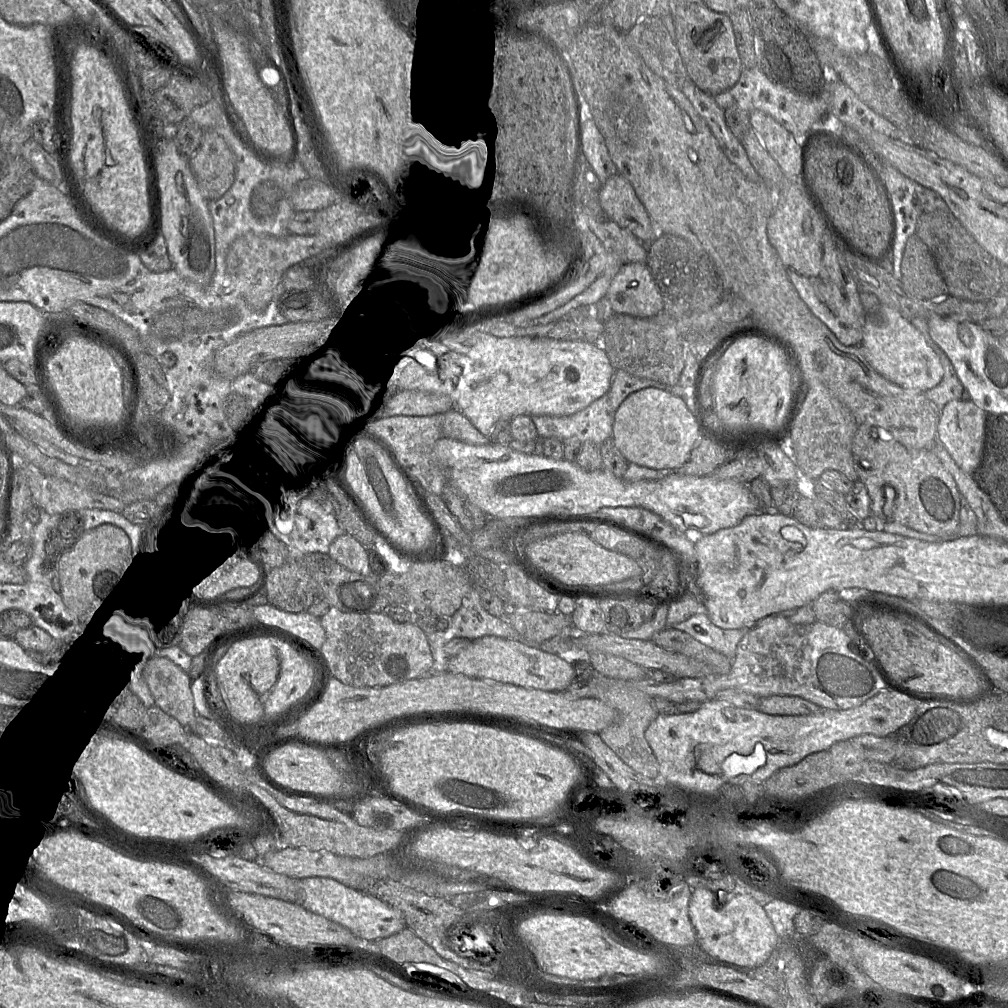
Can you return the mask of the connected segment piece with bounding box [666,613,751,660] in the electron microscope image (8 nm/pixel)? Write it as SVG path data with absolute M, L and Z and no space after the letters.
M698 613L683 622L666 628L686 632L698 642L732 660L736 653L738 643L751 627L745 627L743 629L722 629L715 626L706 613Z

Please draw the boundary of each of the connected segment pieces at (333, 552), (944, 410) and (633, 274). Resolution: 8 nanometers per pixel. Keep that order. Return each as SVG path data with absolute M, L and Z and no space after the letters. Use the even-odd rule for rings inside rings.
M342 533L329 545L327 554L346 569L360 575L370 575L365 547Z
M955 399L938 408L935 443L947 451L957 466L966 474L972 474L982 455L983 410L970 399Z
M631 262L621 265L604 294L604 304L609 313L626 314L637 318L651 318L663 311L663 301L645 263Z

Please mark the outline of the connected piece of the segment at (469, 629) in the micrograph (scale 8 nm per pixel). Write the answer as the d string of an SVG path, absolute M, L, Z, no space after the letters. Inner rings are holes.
M471 583L459 608L449 616L448 627L443 631L426 634L426 636L434 661L436 651L440 651L443 644L453 638L474 640L483 636L496 636L528 644L511 625L483 610L477 603L475 587Z

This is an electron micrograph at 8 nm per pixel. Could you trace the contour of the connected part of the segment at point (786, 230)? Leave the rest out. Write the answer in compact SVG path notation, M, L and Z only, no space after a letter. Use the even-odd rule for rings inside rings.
M783 177L777 187L778 201L767 219L766 234L769 243L777 253L787 276L798 296L811 312L845 346L859 345L862 339L861 317L863 309L859 303L859 291L851 276L843 274L838 262L836 243L825 227L820 215L807 197L799 179Z

